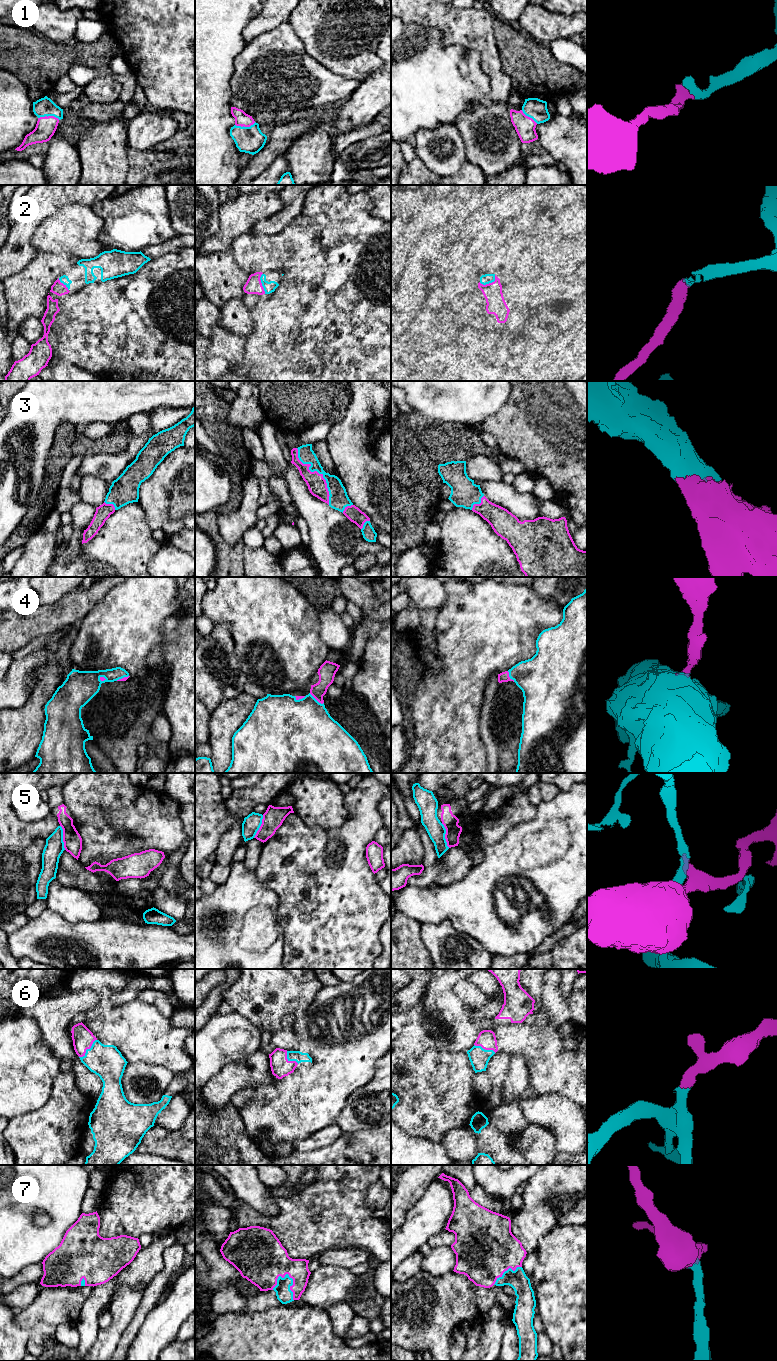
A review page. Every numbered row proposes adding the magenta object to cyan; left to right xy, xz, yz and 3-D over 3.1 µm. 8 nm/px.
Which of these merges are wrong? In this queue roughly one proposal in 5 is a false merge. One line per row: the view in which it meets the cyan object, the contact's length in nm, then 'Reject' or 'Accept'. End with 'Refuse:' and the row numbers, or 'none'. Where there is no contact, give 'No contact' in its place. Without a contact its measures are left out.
1: Touches cyan in xy. Shared border 180 nm. Accept
2: Touches cyan in yz. Shared border 150 nm. Accept
3: Touches cyan in xz. Shared border 550 nm. Accept
4: Touches cyan in xz. Shared border 150 nm. Accept
5: Touches cyan in yz. Shared border 220 nm. Reject
6: Touches cyan in xy. Shared border 200 nm. Accept
7: Touches cyan in xz. Shared border 240 nm. Accept
Refuse: 5

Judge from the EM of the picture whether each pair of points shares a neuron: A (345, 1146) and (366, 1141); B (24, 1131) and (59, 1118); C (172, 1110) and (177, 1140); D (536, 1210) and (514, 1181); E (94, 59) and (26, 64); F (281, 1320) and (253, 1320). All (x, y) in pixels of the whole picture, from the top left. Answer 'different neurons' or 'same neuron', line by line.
A: same neuron
B: same neuron
C: different neurons
D: different neurons
E: same neuron
F: same neuron

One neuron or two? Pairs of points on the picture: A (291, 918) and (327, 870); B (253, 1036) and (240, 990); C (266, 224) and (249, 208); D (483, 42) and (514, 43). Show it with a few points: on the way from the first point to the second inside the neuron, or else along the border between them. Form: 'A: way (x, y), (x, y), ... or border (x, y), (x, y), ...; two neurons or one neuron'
A: way (303, 906), (323, 886), (323, 882); one neuron
B: border (235, 1011), (247, 1018), (261, 1032); two neurons
C: border (282, 207), (271, 216), (260, 221); two neurons
D: border (493, 19), (494, 41), (502, 65); two neurons

